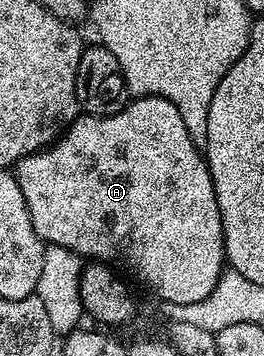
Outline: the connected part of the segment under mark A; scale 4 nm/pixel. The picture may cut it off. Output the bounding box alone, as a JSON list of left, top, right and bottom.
[16,95,226,303]

